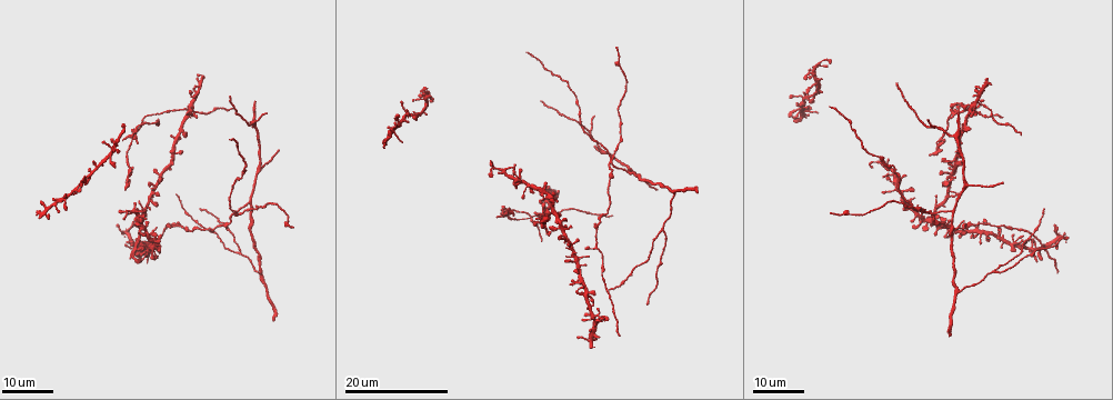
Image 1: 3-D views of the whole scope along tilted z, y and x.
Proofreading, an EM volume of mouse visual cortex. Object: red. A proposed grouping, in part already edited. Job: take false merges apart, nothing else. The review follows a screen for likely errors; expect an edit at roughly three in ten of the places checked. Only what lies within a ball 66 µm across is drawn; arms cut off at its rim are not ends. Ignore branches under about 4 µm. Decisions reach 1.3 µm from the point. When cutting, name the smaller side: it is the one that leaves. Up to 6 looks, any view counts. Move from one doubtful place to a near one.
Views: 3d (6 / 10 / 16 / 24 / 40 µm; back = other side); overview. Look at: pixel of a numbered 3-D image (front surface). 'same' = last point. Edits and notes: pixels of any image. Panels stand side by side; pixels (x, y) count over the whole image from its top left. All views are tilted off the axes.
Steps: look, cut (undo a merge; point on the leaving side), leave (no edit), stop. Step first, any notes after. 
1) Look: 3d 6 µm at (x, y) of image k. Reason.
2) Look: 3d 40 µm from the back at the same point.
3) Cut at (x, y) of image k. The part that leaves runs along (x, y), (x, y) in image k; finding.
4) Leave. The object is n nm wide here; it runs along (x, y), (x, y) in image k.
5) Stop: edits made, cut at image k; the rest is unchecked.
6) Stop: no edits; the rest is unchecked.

Look: 3d 24 µm at (240, 251) of image 1. Branch point.

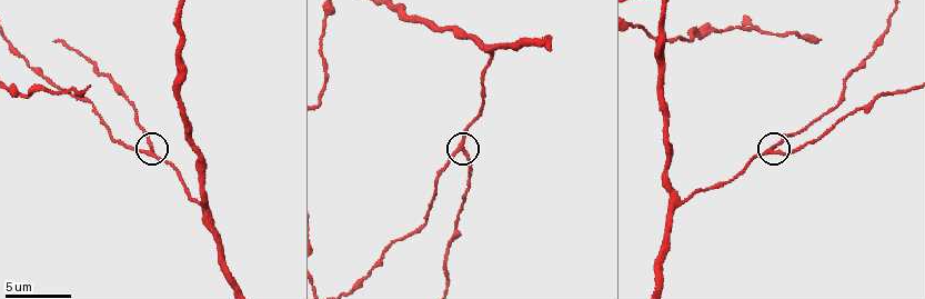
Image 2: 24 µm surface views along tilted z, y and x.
Look: 3d 6 µm at (148, 154) of image 2. Zoom in.

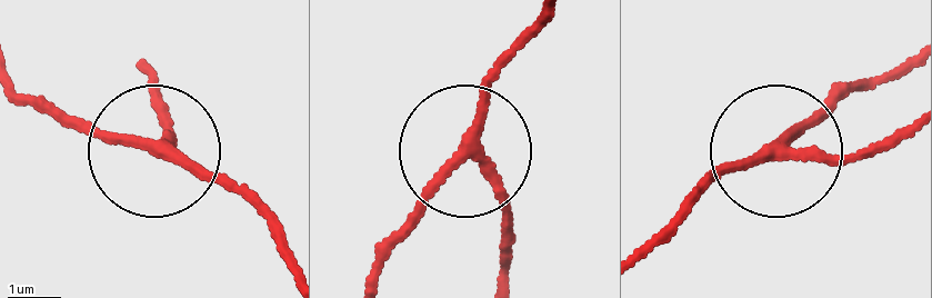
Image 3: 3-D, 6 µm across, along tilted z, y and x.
Leave. 3 arms meet here; all the same neuron.

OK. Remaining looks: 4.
Look: 3d 6 µm at (176, 24) of image 2.

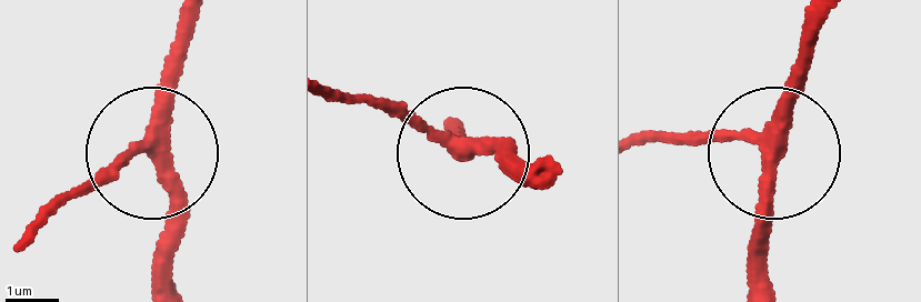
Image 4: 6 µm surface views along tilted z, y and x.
Leave. The side arm is 36 µm long; it runs along (640, 138), (779, 146), (807, 16) in image 4; all the same neuron.

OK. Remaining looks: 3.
Look: 3d 10 µm at (492, 53) of image 2. Side arm on a straight run.

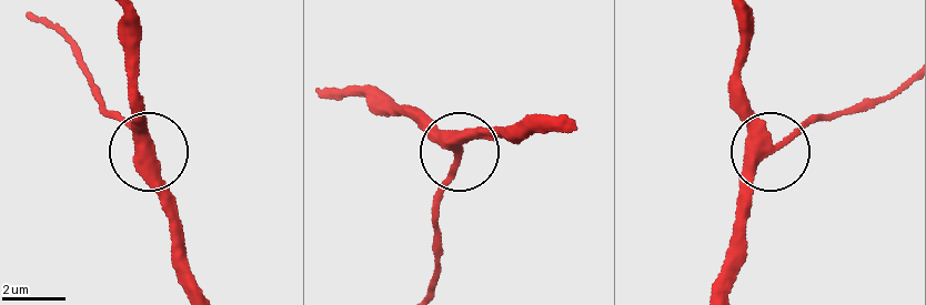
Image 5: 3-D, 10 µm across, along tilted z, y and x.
Look: 3d 6 µm at (149, 150) of image 5.

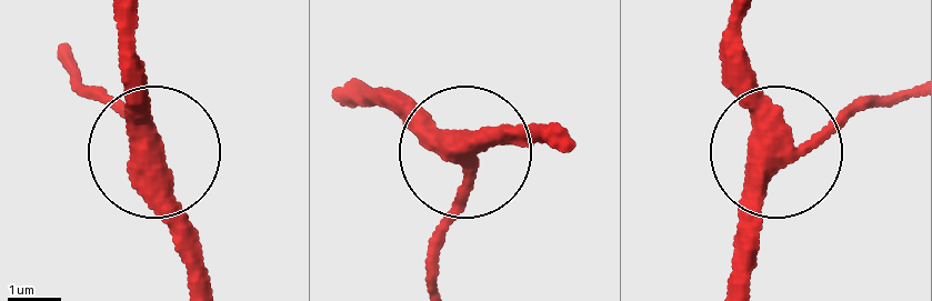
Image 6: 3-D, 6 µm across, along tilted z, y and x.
Leave. It runs along (739, 22), (739, 86), (775, 170), (728, 278) in image 6; continuous, no second neuron.

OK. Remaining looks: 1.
Stop: no edits; the rest is unchecked.

